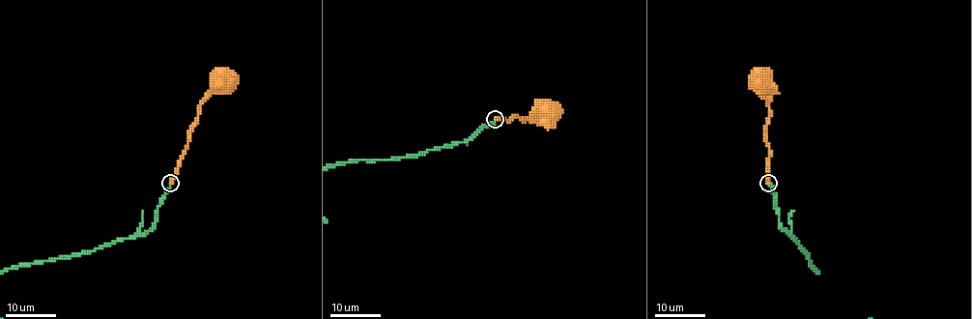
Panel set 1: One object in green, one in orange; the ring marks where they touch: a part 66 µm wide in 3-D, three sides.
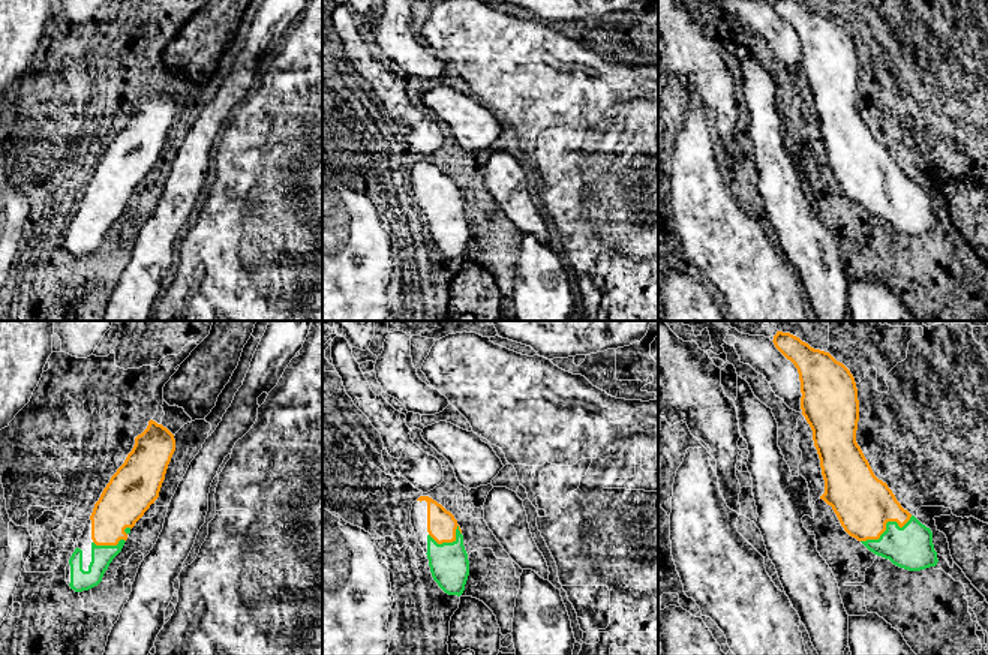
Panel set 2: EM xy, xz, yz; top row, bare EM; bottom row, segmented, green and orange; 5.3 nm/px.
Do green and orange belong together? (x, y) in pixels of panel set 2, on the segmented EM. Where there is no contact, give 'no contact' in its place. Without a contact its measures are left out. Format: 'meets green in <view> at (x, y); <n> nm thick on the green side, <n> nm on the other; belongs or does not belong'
meets green in yz at (886, 526); 240 nm thick on the green side, 320 nm on the other; belongs

